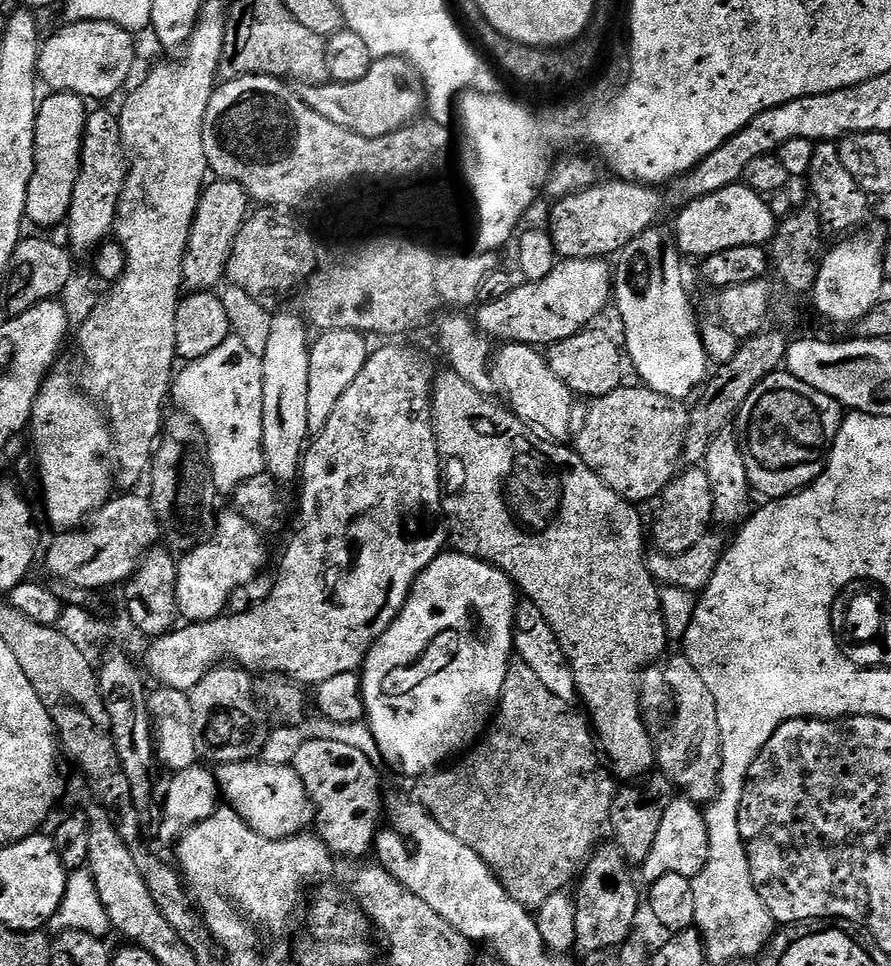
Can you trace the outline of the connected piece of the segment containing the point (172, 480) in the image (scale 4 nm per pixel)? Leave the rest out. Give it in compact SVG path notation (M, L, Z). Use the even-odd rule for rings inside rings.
M169 415L158 441L150 469L150 499L162 521L162 540L169 549L183 554L193 552L216 533L218 489L208 462L208 440L186 415Z

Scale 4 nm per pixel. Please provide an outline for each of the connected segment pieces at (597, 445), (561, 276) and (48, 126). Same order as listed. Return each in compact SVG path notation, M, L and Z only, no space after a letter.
M635 386L636 388L625 387L621 392L612 392L608 396L601 396L599 400L591 401L590 407L592 409L588 412L588 417L584 420L584 425L579 425L578 431L575 433L574 451L582 458L582 462L586 462L590 466L590 470L594 470L594 474L598 474L598 478L602 478L602 482L606 482L606 486L610 486L610 490L620 493L620 497L624 500L633 502L641 502L640 500L652 500L664 487L671 485L677 479L678 471L676 467L679 466L680 460L682 464L682 457L686 452L686 441L688 438L688 430L690 427L690 412L681 401L671 400L662 394L658 394L654 390L645 388L643 386Z
M604 258L560 260L546 279L521 283L521 288L489 304L481 303L474 312L476 327L492 342L551 346L566 338L574 338L574 334L591 325L588 324L591 320L598 319L613 299L614 272L608 264Z
M52 92L40 102L34 126L34 178L26 194L26 220L40 228L56 228L65 223L74 198L74 182L80 173L80 155L89 105L73 92Z

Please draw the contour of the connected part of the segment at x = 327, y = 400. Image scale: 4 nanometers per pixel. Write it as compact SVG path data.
M334 330L333 332L320 332L317 340L310 344L310 388L308 390L308 431L318 434L330 422L330 414L334 414L334 406L338 406L338 400L358 378L362 366L366 366L370 355L369 341L361 333L350 330Z

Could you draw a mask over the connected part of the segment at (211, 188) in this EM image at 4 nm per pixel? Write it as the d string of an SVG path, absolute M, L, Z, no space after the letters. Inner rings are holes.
M213 179L205 187L204 193L200 195L198 210L194 214L190 242L186 246L186 254L184 255L184 283L189 289L212 290L217 287L215 284L219 280L225 279L232 252L236 249L238 234L244 229L245 223L249 219L248 204L250 205L250 197L247 190L233 180Z

